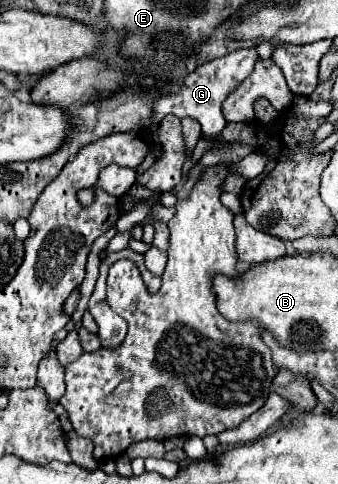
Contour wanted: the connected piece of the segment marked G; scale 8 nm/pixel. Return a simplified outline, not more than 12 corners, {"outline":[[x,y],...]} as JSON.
{"outline":[[237,49],[199,65],[181,91],[157,101],[163,115],[193,117],[203,135],[225,127],[223,101],[259,55]]}

